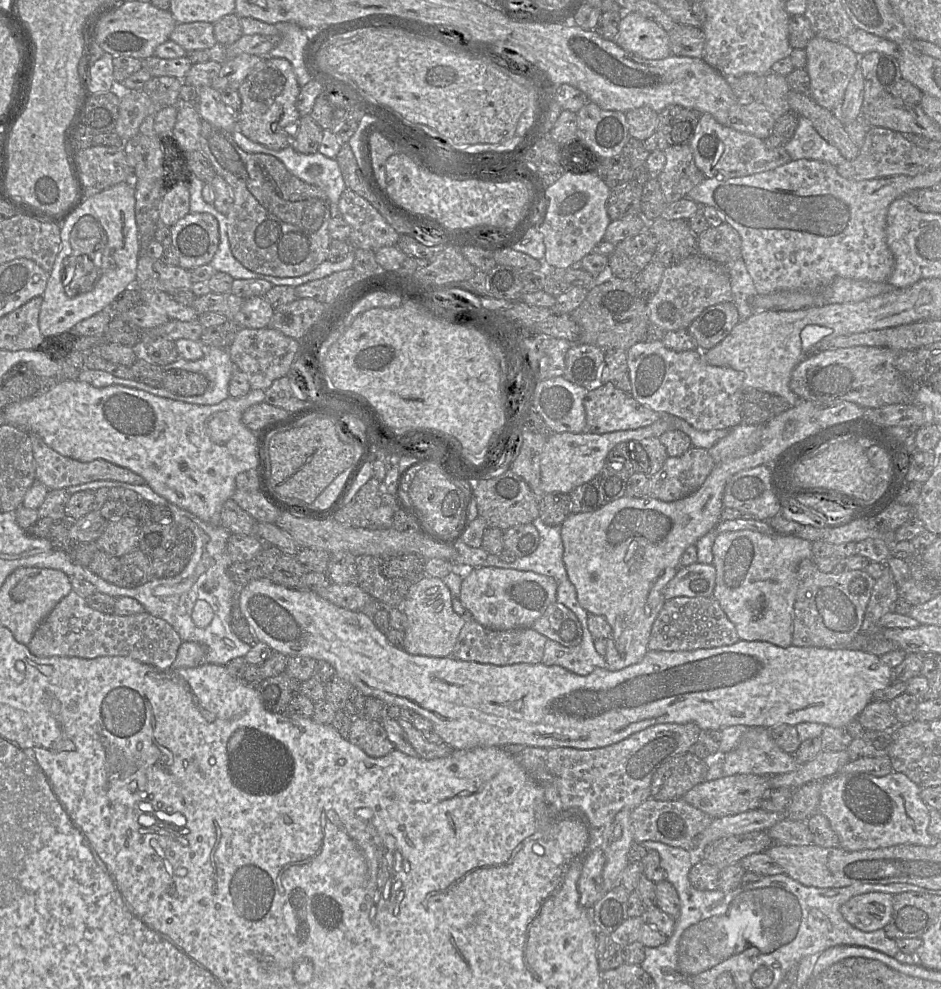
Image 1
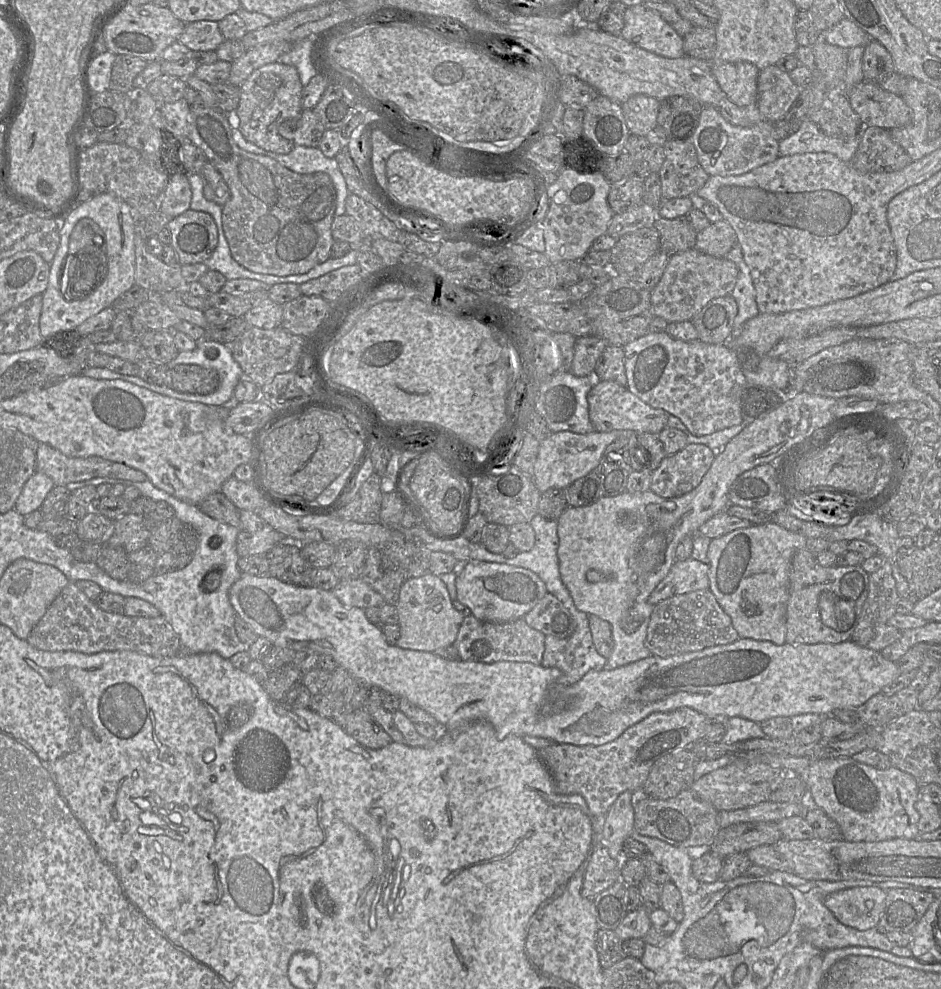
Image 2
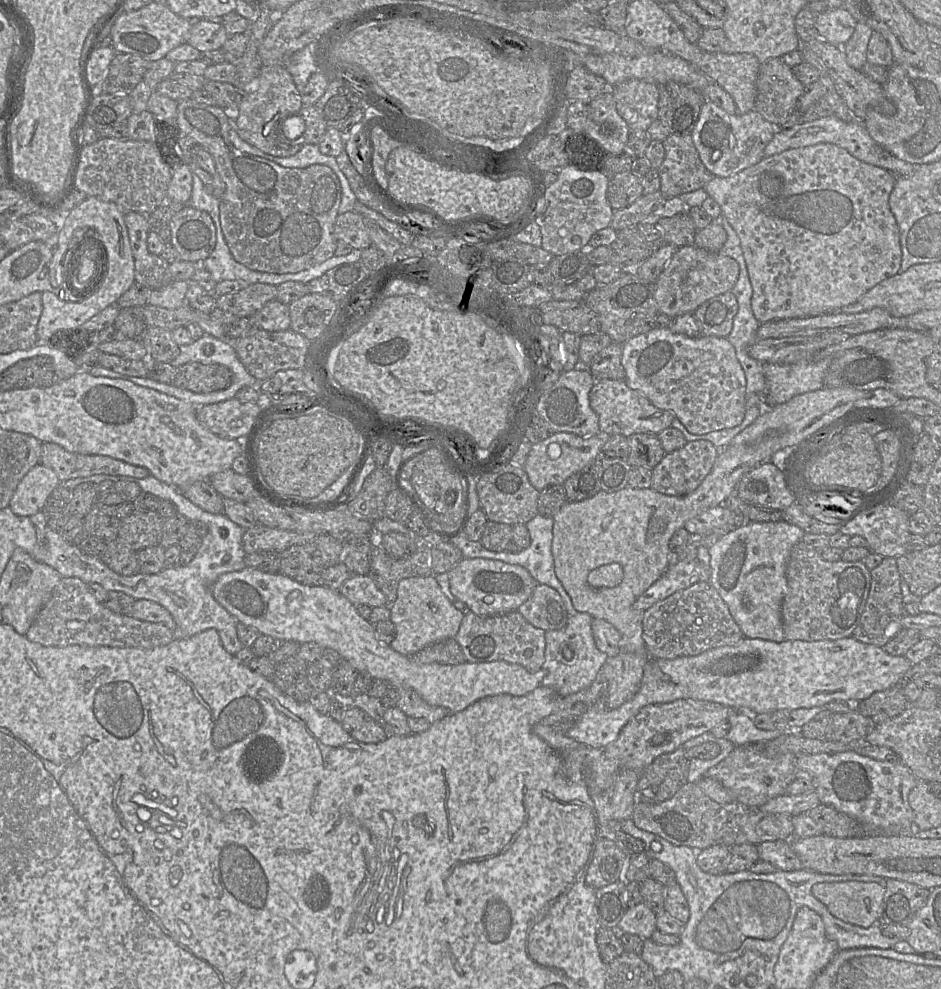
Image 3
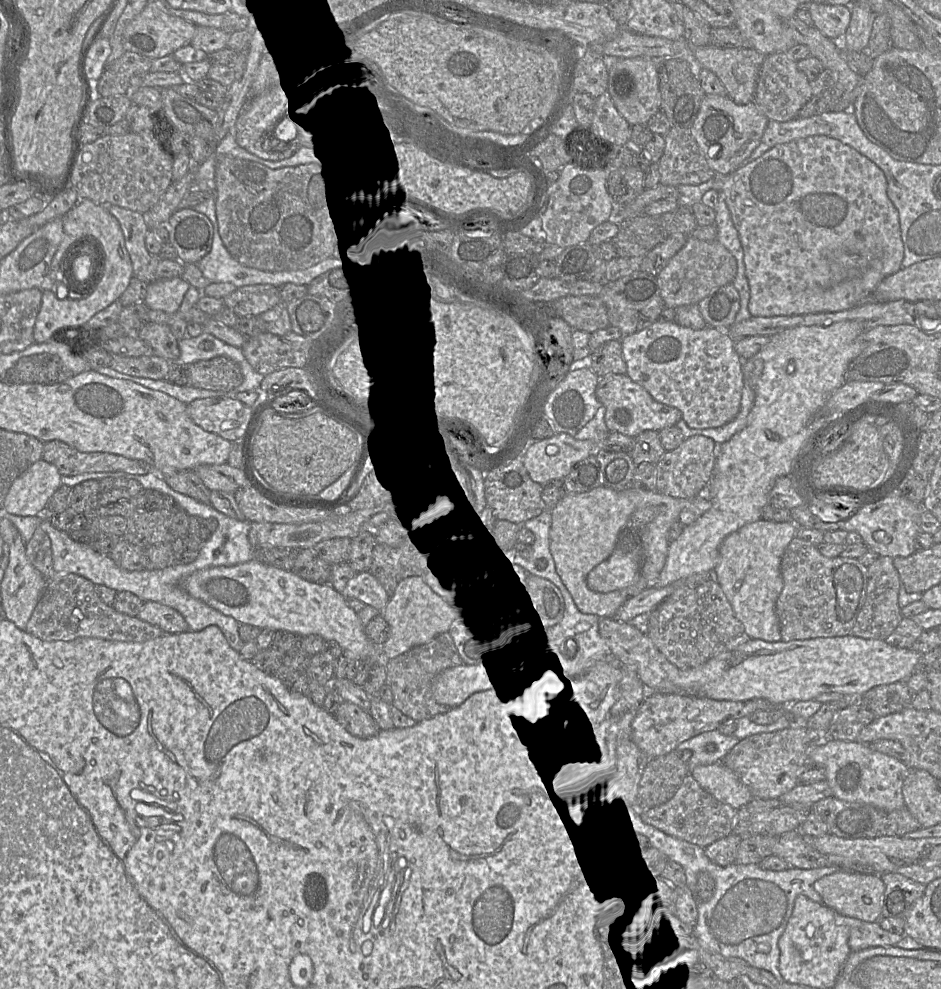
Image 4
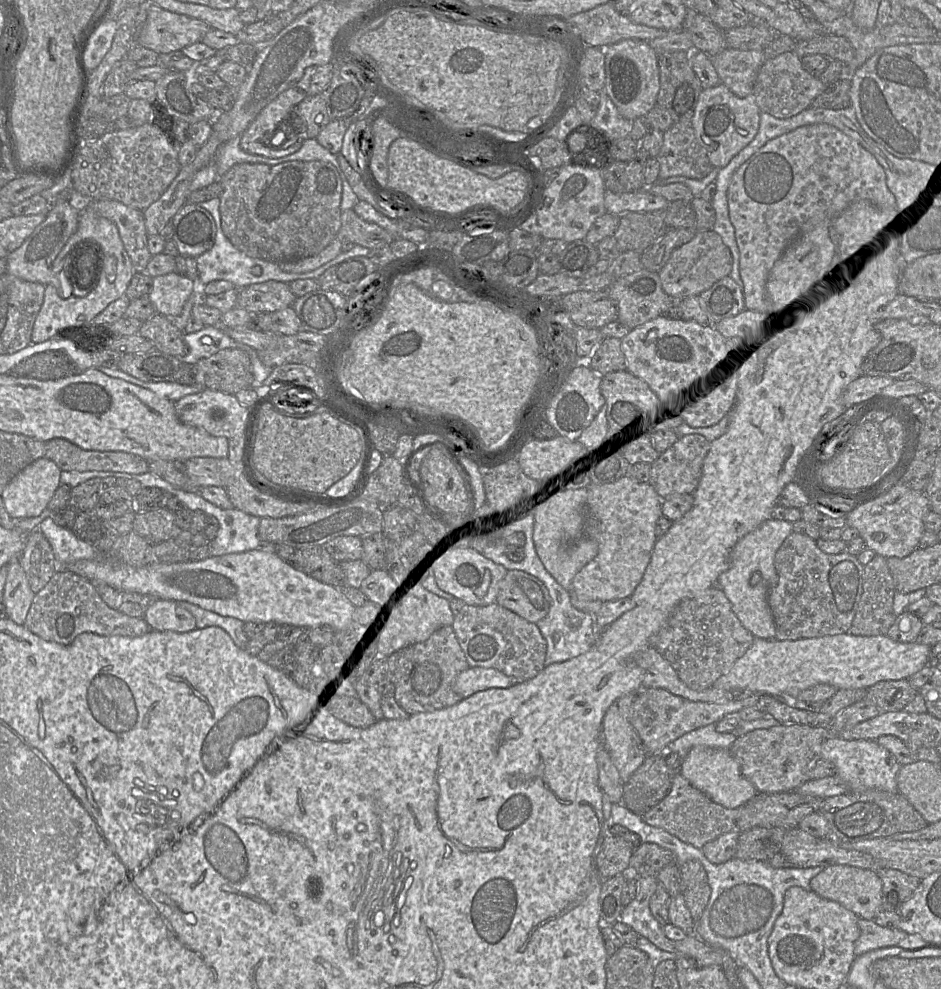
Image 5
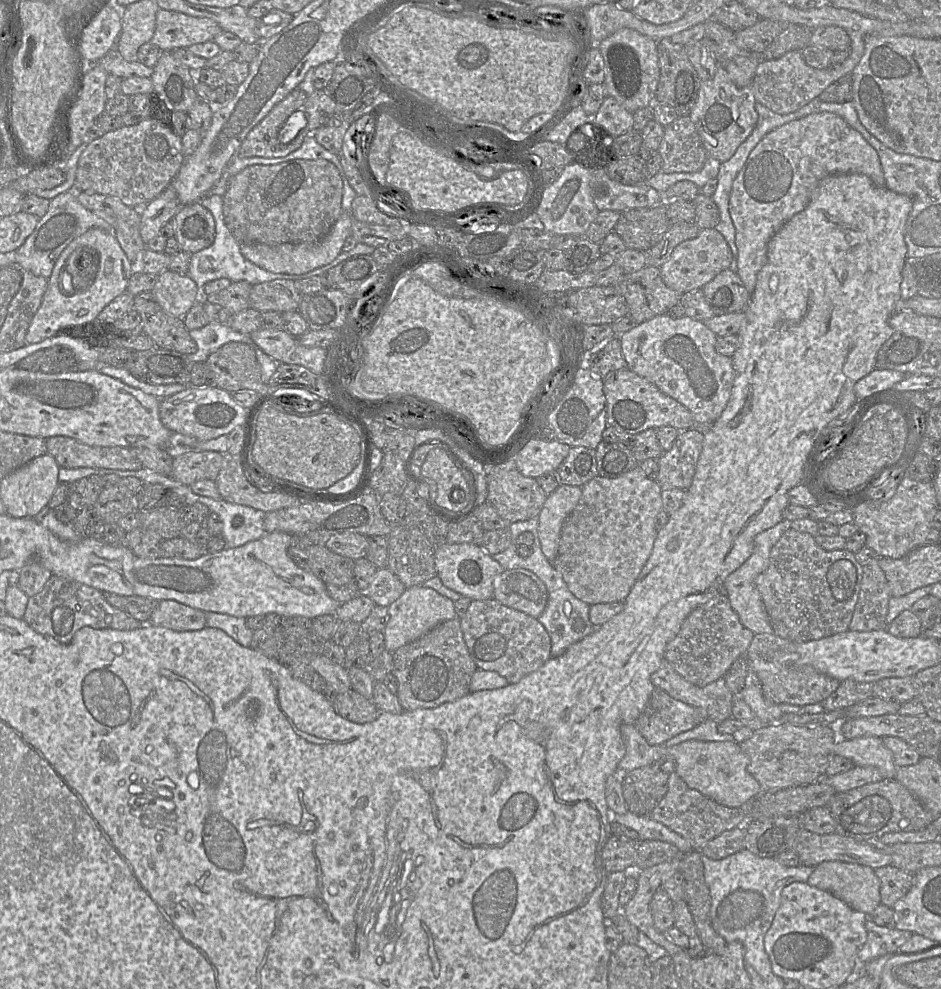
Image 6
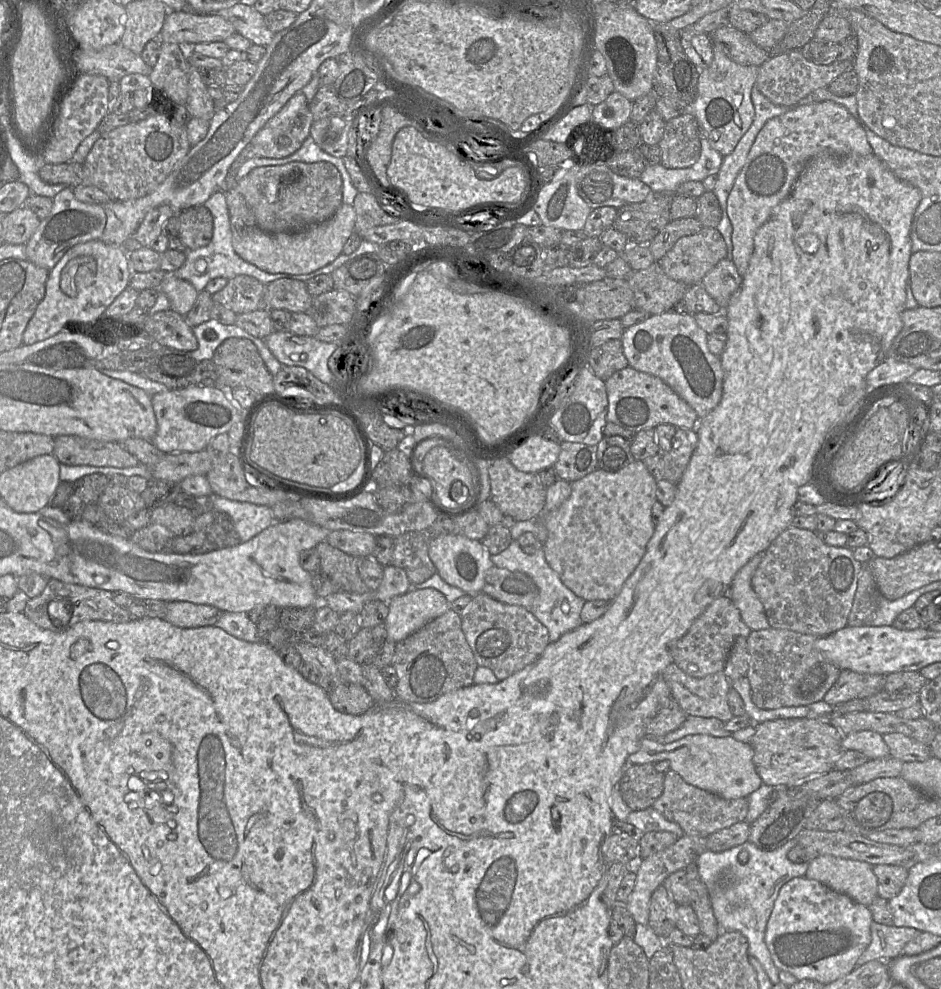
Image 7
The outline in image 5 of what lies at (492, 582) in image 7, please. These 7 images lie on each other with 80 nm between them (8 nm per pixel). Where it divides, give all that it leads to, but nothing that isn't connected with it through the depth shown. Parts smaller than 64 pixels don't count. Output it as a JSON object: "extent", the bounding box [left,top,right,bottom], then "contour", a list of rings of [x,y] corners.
{"extent":[497,570,552,623],"contour":[[[509,570],[501,582],[497,603],[536,623],[549,612],[552,599],[546,585],[521,570]]]}

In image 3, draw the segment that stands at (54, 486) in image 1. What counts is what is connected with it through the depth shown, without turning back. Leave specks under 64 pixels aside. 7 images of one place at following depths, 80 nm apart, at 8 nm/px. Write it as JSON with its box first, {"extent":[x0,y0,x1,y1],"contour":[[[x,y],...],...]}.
{"extent":[40,443,150,482],"contour":[[[42,443],[40,463],[52,469],[61,482],[98,474],[123,475],[140,479],[150,474],[141,466],[104,455],[72,453],[55,443]]]}

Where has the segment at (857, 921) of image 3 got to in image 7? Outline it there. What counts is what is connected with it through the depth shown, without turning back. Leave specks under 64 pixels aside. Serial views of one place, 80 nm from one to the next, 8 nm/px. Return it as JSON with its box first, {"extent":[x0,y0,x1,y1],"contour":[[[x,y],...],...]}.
{"extent":[805,855,878,906],"contour":[[[823,855],[808,862],[805,877],[865,906],[878,896],[877,877],[867,862]]]}

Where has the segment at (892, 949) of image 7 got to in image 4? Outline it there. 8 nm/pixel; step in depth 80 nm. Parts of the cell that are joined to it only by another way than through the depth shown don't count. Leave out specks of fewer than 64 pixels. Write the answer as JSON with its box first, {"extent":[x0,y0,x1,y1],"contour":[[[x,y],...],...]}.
{"extent":[835,914,904,952],"contour":[[[839,914],[835,915],[835,921],[849,929],[848,944],[851,952],[872,947],[896,946],[904,936],[883,930],[878,922],[869,923]]]}

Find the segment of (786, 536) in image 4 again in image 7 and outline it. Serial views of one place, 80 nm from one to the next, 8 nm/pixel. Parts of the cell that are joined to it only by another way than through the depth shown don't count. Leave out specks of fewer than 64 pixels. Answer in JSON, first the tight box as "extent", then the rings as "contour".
{"extent":[729,551,770,631],"contour":[[[765,551],[752,557],[734,576],[729,593],[741,619],[751,631],[770,628],[764,607],[752,588],[752,577],[764,558]]]}

